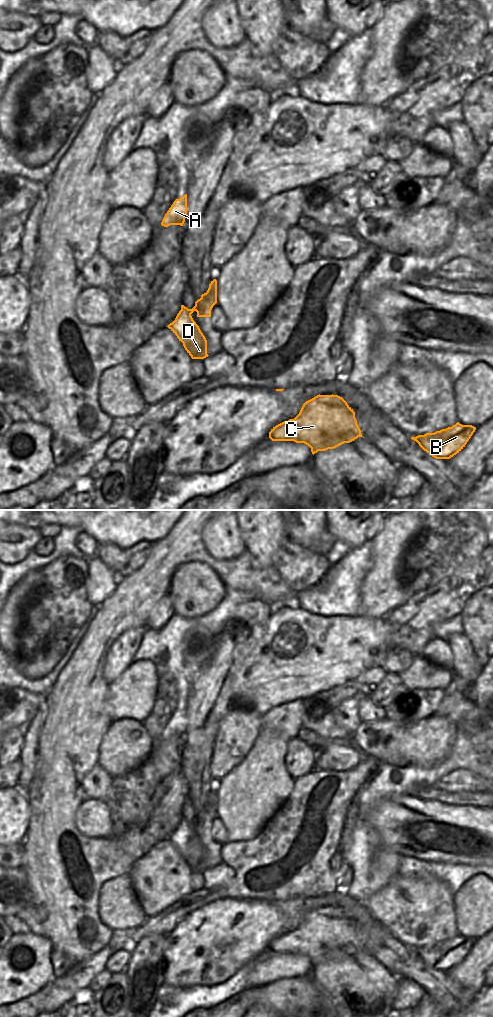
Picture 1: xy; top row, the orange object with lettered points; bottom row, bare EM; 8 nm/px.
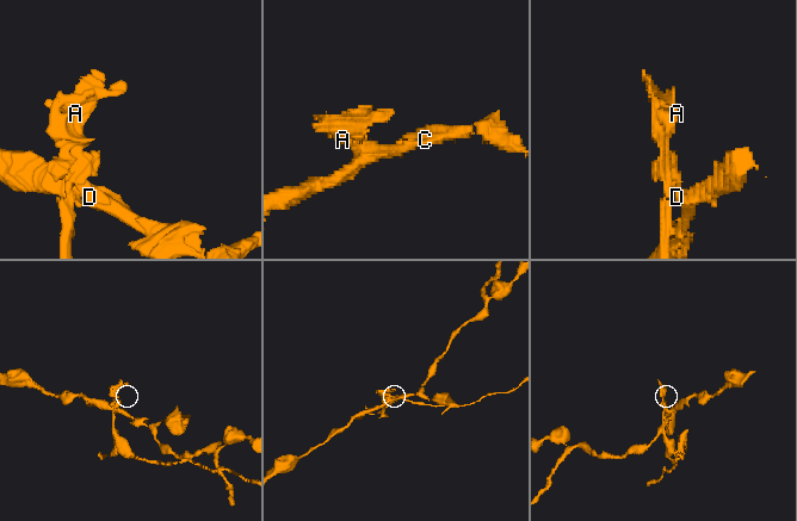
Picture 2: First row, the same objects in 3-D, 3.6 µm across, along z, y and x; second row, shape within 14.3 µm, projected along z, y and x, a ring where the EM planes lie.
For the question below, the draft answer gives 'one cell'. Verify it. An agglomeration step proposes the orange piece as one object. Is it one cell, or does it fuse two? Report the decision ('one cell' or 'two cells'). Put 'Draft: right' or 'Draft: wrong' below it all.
two cells
Draft: wrong

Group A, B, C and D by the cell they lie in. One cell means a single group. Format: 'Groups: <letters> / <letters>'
Groups: A / B C D

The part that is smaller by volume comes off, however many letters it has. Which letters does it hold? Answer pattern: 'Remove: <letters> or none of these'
Remove: A

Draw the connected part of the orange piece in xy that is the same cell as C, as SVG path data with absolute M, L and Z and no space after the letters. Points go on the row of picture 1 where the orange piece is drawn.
M317 395L306 401L294 419L271 429L272 441L304 443L314 455L363 437L355 412L338 395Z

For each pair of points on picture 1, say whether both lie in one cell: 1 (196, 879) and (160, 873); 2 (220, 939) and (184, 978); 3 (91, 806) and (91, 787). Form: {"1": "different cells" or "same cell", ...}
{"1": "different cells", "2": "same cell", "3": "different cells"}

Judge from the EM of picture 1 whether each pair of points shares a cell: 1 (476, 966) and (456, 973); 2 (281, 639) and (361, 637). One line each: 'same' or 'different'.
1: same
2: same

